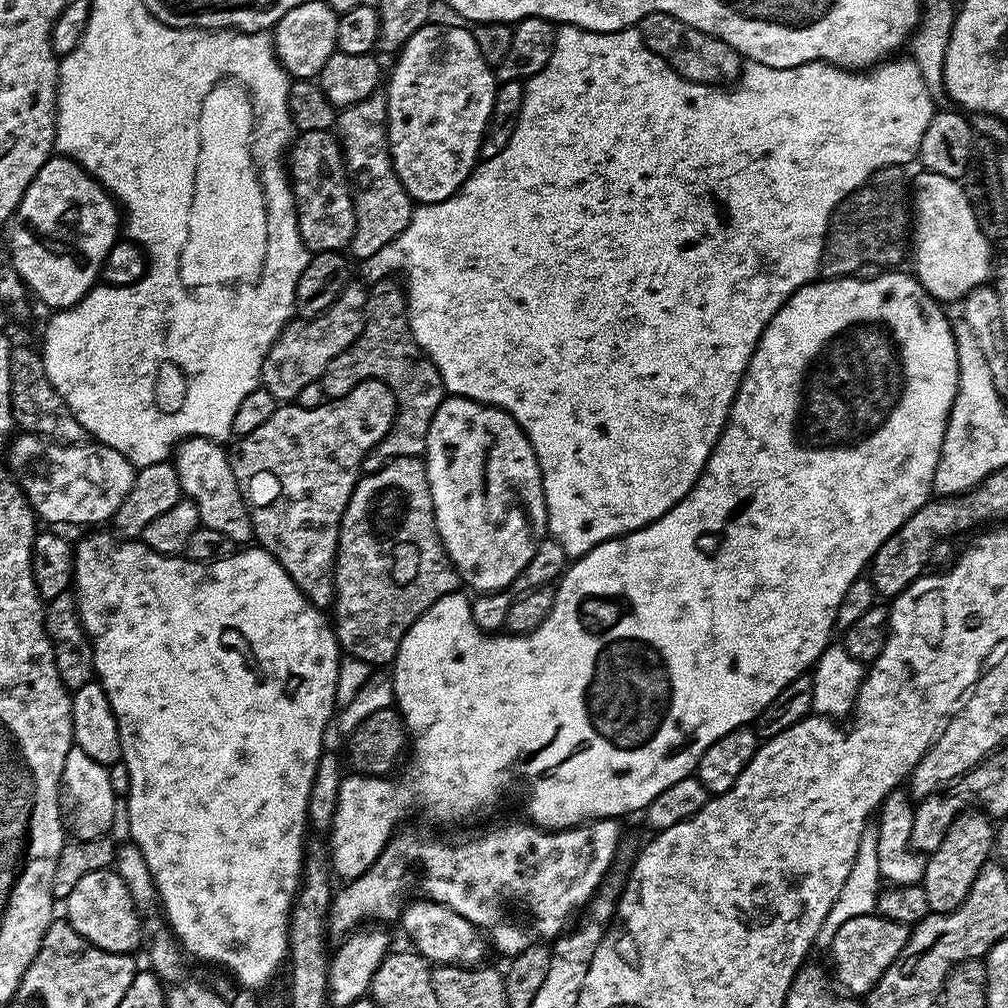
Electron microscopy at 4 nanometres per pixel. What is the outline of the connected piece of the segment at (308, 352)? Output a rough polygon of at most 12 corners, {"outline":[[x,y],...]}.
{"outline":[[368,288],[296,318],[262,362],[260,384],[292,402],[359,338]]}

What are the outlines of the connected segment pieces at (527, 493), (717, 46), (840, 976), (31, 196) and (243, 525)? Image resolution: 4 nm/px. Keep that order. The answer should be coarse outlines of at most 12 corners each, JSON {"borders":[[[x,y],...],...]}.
{"borders":[[[445,395],[426,442],[440,541],[476,594],[548,531],[511,414]],[[670,14],[638,25],[642,42],[684,80],[728,86],[742,57]],[[850,918],[830,945],[830,972],[867,997],[902,954],[909,925]],[[56,154],[10,221],[35,299],[74,307],[97,283],[122,212]],[[201,436],[174,452],[180,491],[203,527],[254,540],[228,452]]]}

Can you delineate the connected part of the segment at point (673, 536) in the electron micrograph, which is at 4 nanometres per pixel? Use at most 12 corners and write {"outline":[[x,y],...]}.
{"outline":[[915,275],[804,284],[662,518],[402,638],[415,808],[643,813],[829,647],[933,495]]}

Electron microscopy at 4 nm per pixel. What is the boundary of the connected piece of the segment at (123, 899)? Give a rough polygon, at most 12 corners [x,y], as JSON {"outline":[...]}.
{"outline":[[115,870],[70,890],[66,919],[107,952],[135,953],[142,921]]}

